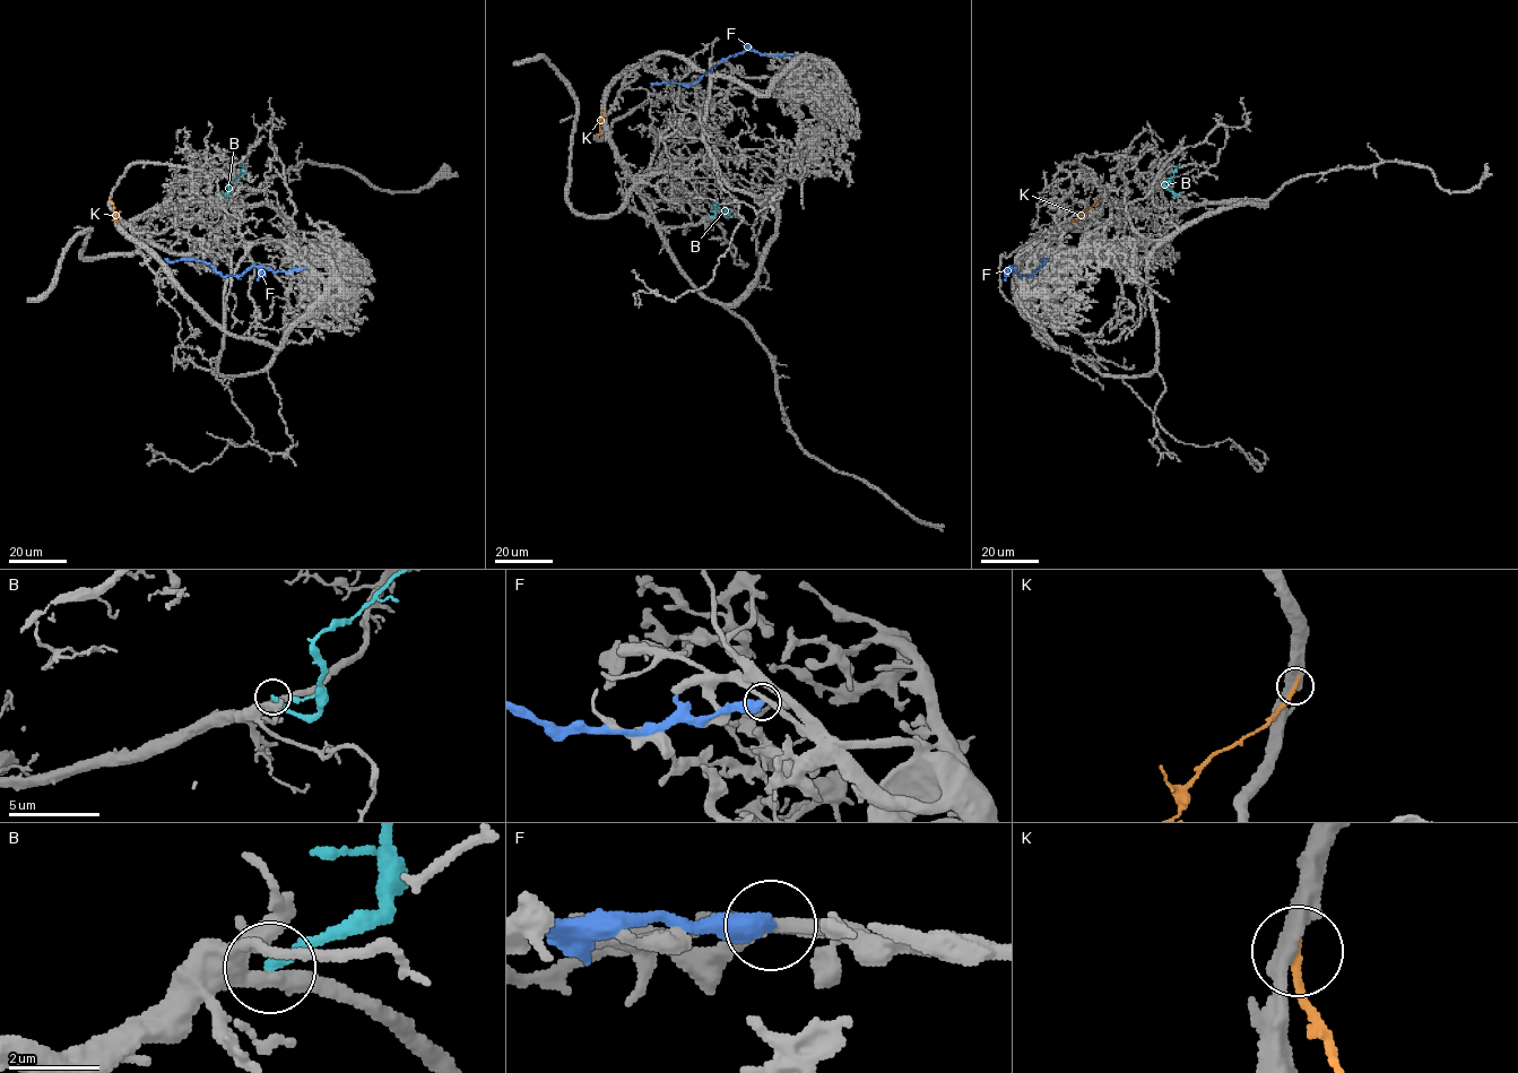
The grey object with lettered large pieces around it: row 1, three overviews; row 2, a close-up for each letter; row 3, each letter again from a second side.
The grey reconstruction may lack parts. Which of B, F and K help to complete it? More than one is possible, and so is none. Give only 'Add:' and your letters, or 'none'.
Add: none

